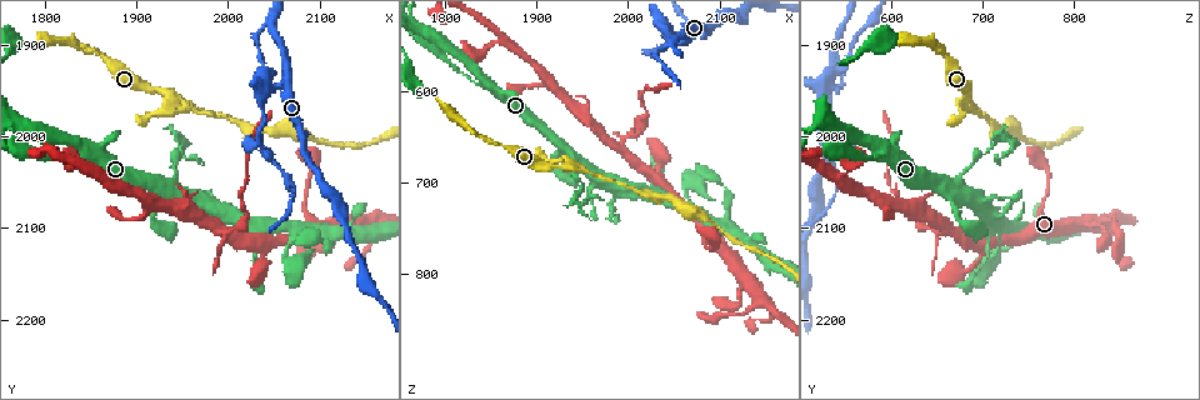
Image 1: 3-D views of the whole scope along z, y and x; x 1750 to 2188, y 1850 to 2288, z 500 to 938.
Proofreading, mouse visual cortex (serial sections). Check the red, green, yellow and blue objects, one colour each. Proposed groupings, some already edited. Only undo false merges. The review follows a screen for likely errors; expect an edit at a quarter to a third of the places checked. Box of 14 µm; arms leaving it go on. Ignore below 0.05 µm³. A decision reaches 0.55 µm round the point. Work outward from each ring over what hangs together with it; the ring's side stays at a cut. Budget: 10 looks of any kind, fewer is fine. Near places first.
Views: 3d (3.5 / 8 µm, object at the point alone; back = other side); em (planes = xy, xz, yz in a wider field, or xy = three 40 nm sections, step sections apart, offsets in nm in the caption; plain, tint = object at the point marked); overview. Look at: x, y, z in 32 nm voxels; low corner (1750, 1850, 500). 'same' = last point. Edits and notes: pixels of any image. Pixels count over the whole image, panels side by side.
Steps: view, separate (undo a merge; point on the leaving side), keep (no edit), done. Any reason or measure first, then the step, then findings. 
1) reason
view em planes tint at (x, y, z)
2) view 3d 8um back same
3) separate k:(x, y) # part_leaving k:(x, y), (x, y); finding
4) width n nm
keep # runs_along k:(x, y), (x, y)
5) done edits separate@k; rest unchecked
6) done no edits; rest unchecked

a narrow waist
view 3d 8um at (2010, 2100, 640)

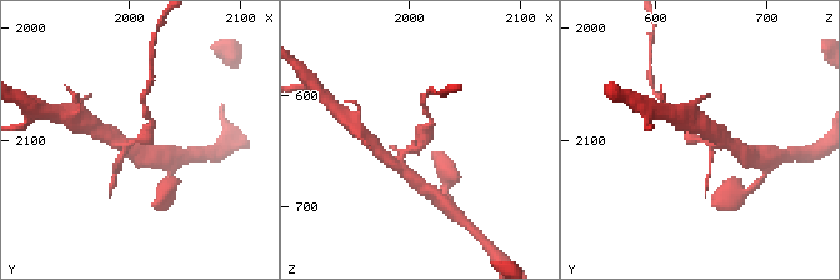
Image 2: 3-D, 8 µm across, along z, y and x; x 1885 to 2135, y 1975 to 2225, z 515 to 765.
closer look
view 3d 3.5um at (2010, 2100, 642)

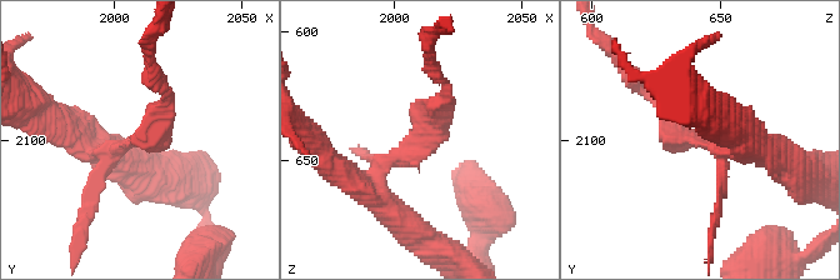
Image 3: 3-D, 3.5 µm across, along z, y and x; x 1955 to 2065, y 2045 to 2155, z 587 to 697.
now the EM
view em xy step 2 tint at (2010, 2101, 643)

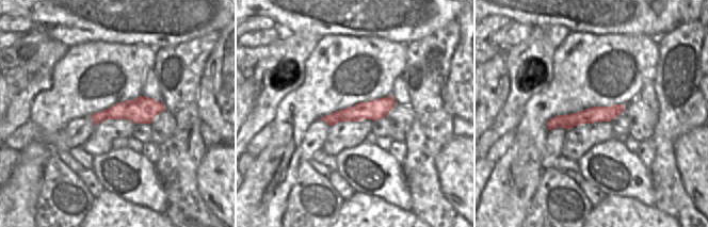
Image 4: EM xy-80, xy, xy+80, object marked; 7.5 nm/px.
separate 3:(441, 135) # part_leaving 3:(405, 159), (435, 130), (448, 85); a second cell is stuck on

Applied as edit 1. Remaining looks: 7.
sharp bend
view 3d 8um at (1950, 2015, 705)

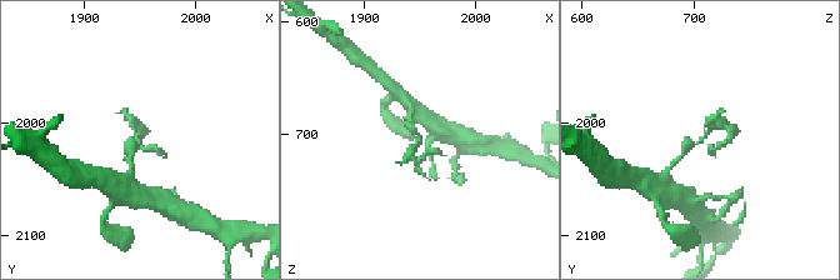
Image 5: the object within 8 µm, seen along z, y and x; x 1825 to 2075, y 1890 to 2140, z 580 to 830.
view 3d 3.5um at (1950, 2014, 704)

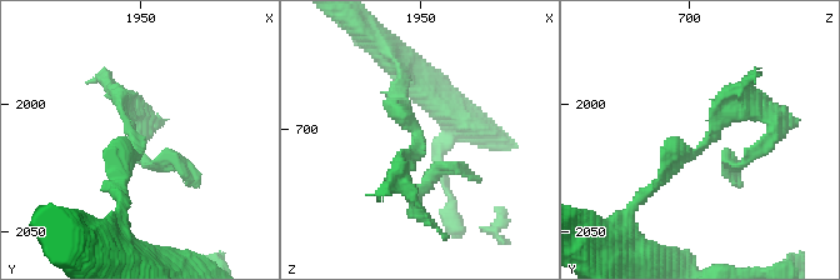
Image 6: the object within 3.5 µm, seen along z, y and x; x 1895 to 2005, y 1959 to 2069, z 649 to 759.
arm_widths 150, 150 nm
view em xy step 1 tint at (1949, 2017, 705)

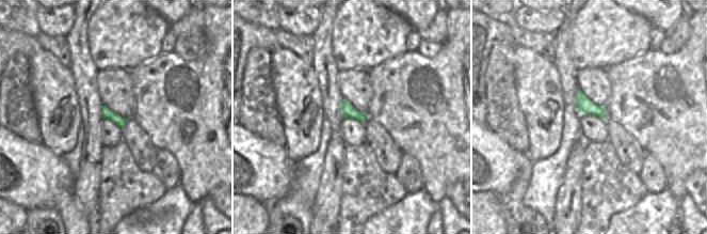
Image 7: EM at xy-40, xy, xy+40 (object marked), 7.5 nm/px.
separate 6:(424, 186) # part_leaving 6:(416, 144), (398, 156), (413, 211); two cells meet here

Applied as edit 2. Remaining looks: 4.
see it whole again
view overview

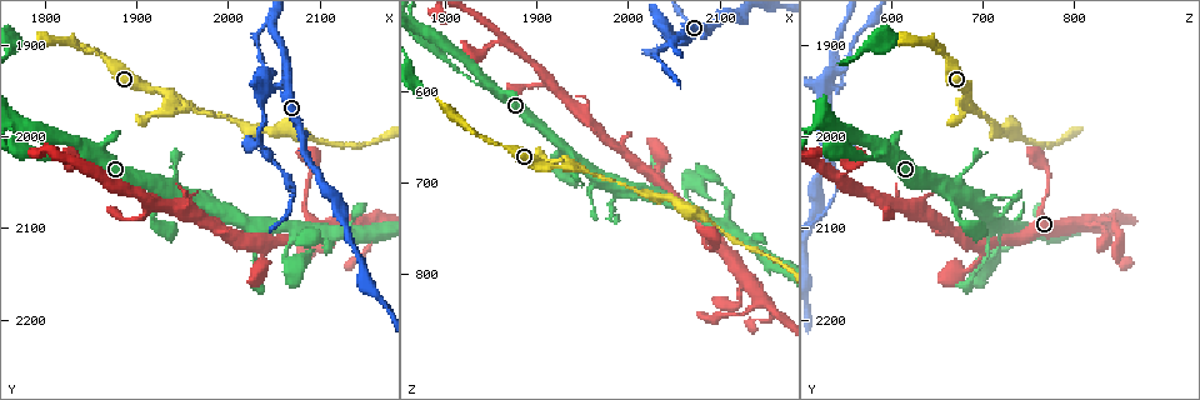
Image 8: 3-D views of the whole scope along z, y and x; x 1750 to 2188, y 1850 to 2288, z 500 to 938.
three-way junction
view 3d 3.5um at (1935, 1950, 685)

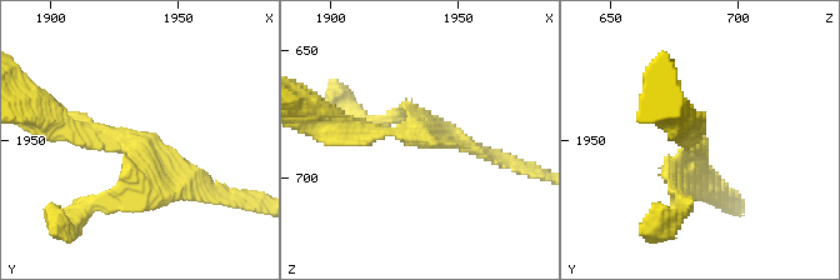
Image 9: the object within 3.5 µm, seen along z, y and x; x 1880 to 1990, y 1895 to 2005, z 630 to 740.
view em xy step 1 plain at (1935, 1953, 682)

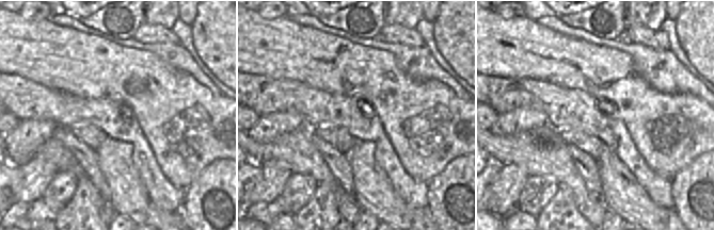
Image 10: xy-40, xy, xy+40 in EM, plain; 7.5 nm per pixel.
view em xy step 1 tint same

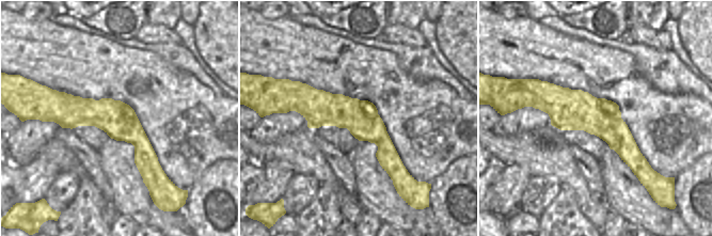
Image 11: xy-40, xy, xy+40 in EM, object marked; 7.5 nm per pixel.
keep # runs_along 9:(64, 124), (136, 143), (205, 193); one cell here

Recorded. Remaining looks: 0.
done edits separate@3, separate@6; rest unchecked

